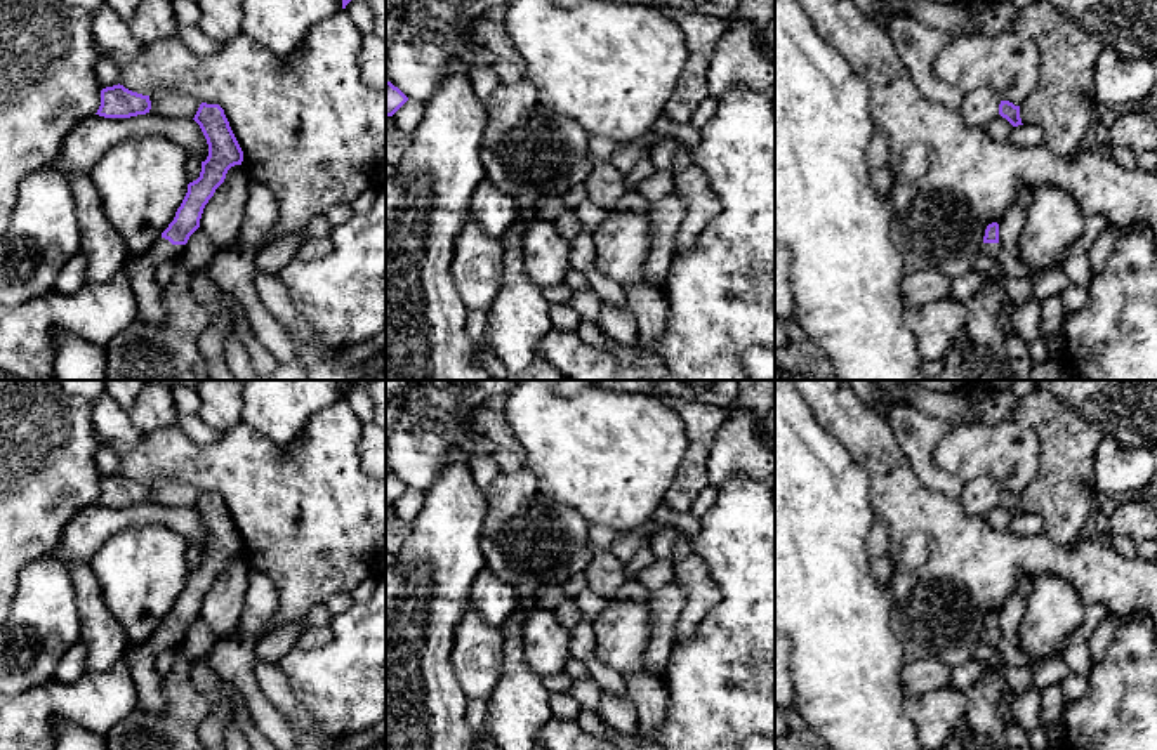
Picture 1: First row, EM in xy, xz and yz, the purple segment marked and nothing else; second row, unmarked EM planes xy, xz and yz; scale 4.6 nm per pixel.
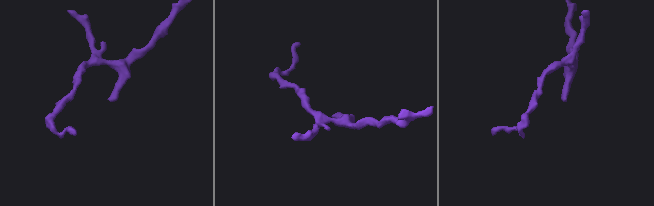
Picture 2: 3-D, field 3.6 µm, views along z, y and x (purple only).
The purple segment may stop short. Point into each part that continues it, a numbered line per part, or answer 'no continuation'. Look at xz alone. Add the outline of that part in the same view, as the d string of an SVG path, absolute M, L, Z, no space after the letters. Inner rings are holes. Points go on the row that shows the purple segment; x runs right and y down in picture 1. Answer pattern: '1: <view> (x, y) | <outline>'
no continuation

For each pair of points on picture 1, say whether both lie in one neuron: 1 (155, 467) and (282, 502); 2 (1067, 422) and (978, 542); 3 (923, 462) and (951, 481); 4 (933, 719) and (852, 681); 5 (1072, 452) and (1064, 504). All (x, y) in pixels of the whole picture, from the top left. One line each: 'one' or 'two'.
1: one
2: two
3: one
4: two
5: one

